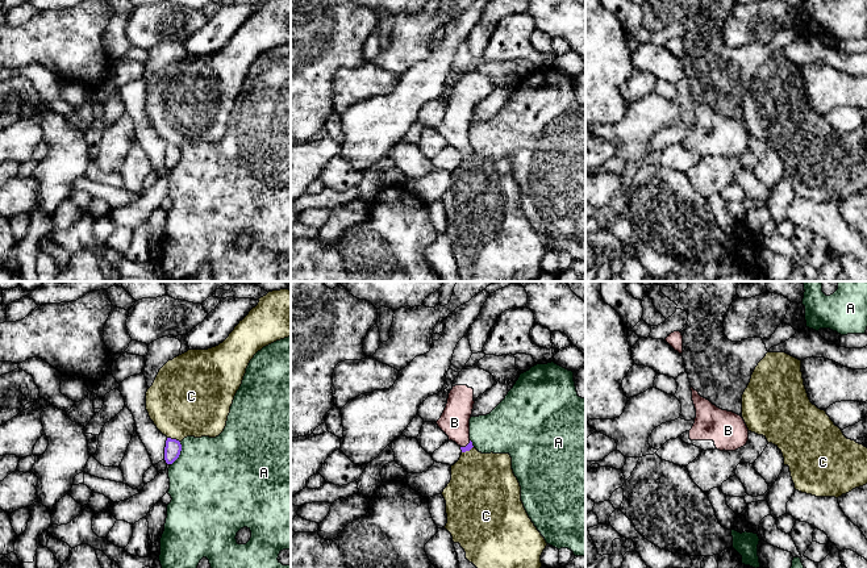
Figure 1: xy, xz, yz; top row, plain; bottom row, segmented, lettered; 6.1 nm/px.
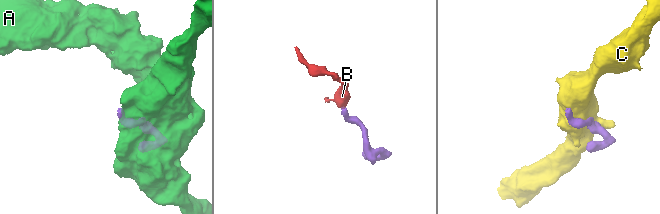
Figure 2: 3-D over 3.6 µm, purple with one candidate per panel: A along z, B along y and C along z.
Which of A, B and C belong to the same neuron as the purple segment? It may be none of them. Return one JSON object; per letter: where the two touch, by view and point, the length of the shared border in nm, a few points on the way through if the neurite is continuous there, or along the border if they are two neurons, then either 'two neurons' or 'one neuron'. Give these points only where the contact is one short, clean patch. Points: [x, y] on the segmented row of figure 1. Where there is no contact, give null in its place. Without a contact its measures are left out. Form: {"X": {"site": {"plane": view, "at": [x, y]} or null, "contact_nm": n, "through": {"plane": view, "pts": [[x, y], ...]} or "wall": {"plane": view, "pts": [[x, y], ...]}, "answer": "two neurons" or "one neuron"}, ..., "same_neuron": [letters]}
{"A": {"site": {"plane": "xy", "at": [179, 454]}, "contact_nm": 160, "answer": "two neurons"}, "B": {"site": {"plane": "xz", "at": [466, 446]}, "contact_nm": 80, "through": {"plane": "xz", "pts": [[469, 446], [466, 446], [454, 422]]}, "answer": "one neuron"}, "C": {"site": {"plane": "xy", "at": [174, 439]}, "contact_nm": 90, "answer": "two neurons"}, "same_neuron": ["B"]}

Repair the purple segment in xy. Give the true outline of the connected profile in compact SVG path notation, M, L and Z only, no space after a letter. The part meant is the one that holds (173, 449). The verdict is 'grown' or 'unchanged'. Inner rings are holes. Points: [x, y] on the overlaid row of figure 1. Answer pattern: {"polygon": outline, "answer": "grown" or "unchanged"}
{"polygon": "M167 438L164 447L164 460L167 464L172 464L180 455L182 444L176 439Z", "answer": "unchanged"}

